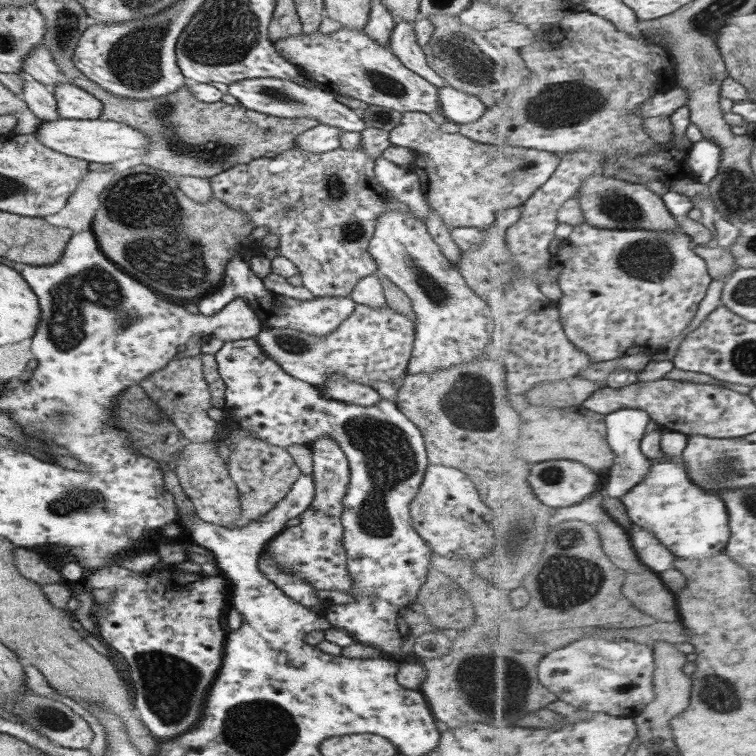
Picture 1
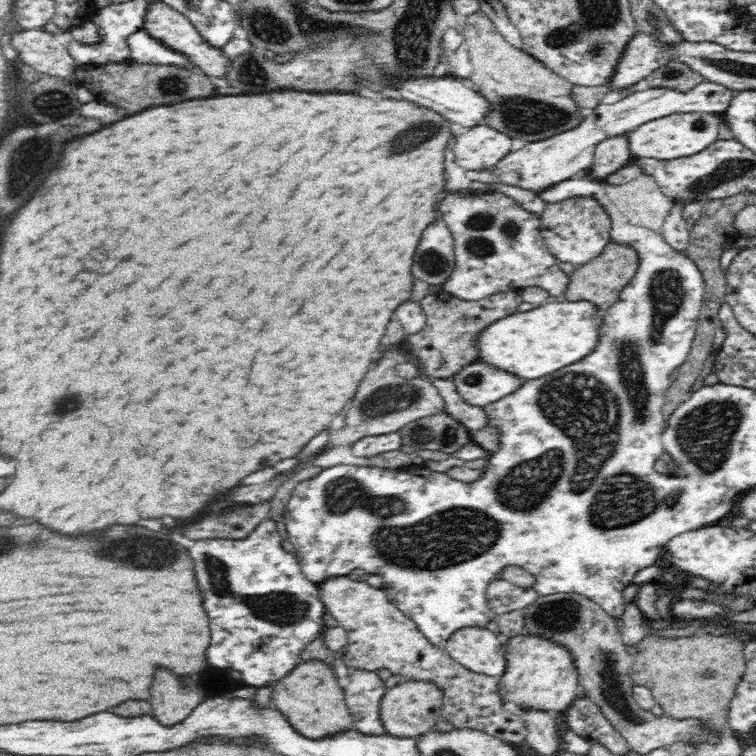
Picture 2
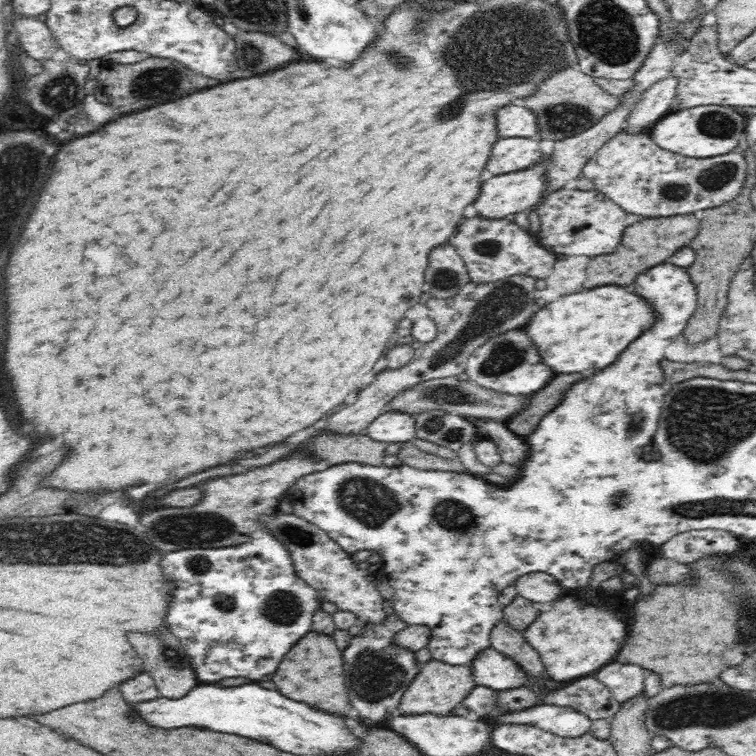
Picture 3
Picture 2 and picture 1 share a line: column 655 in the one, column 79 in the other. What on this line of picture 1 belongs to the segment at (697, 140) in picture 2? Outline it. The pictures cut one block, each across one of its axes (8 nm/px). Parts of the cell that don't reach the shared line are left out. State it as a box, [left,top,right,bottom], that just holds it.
[34,118,149,164]

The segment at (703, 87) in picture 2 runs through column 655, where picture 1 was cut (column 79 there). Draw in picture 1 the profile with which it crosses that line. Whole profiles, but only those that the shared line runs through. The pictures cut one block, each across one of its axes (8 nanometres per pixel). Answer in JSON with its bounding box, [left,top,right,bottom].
[53,84,102,120]

